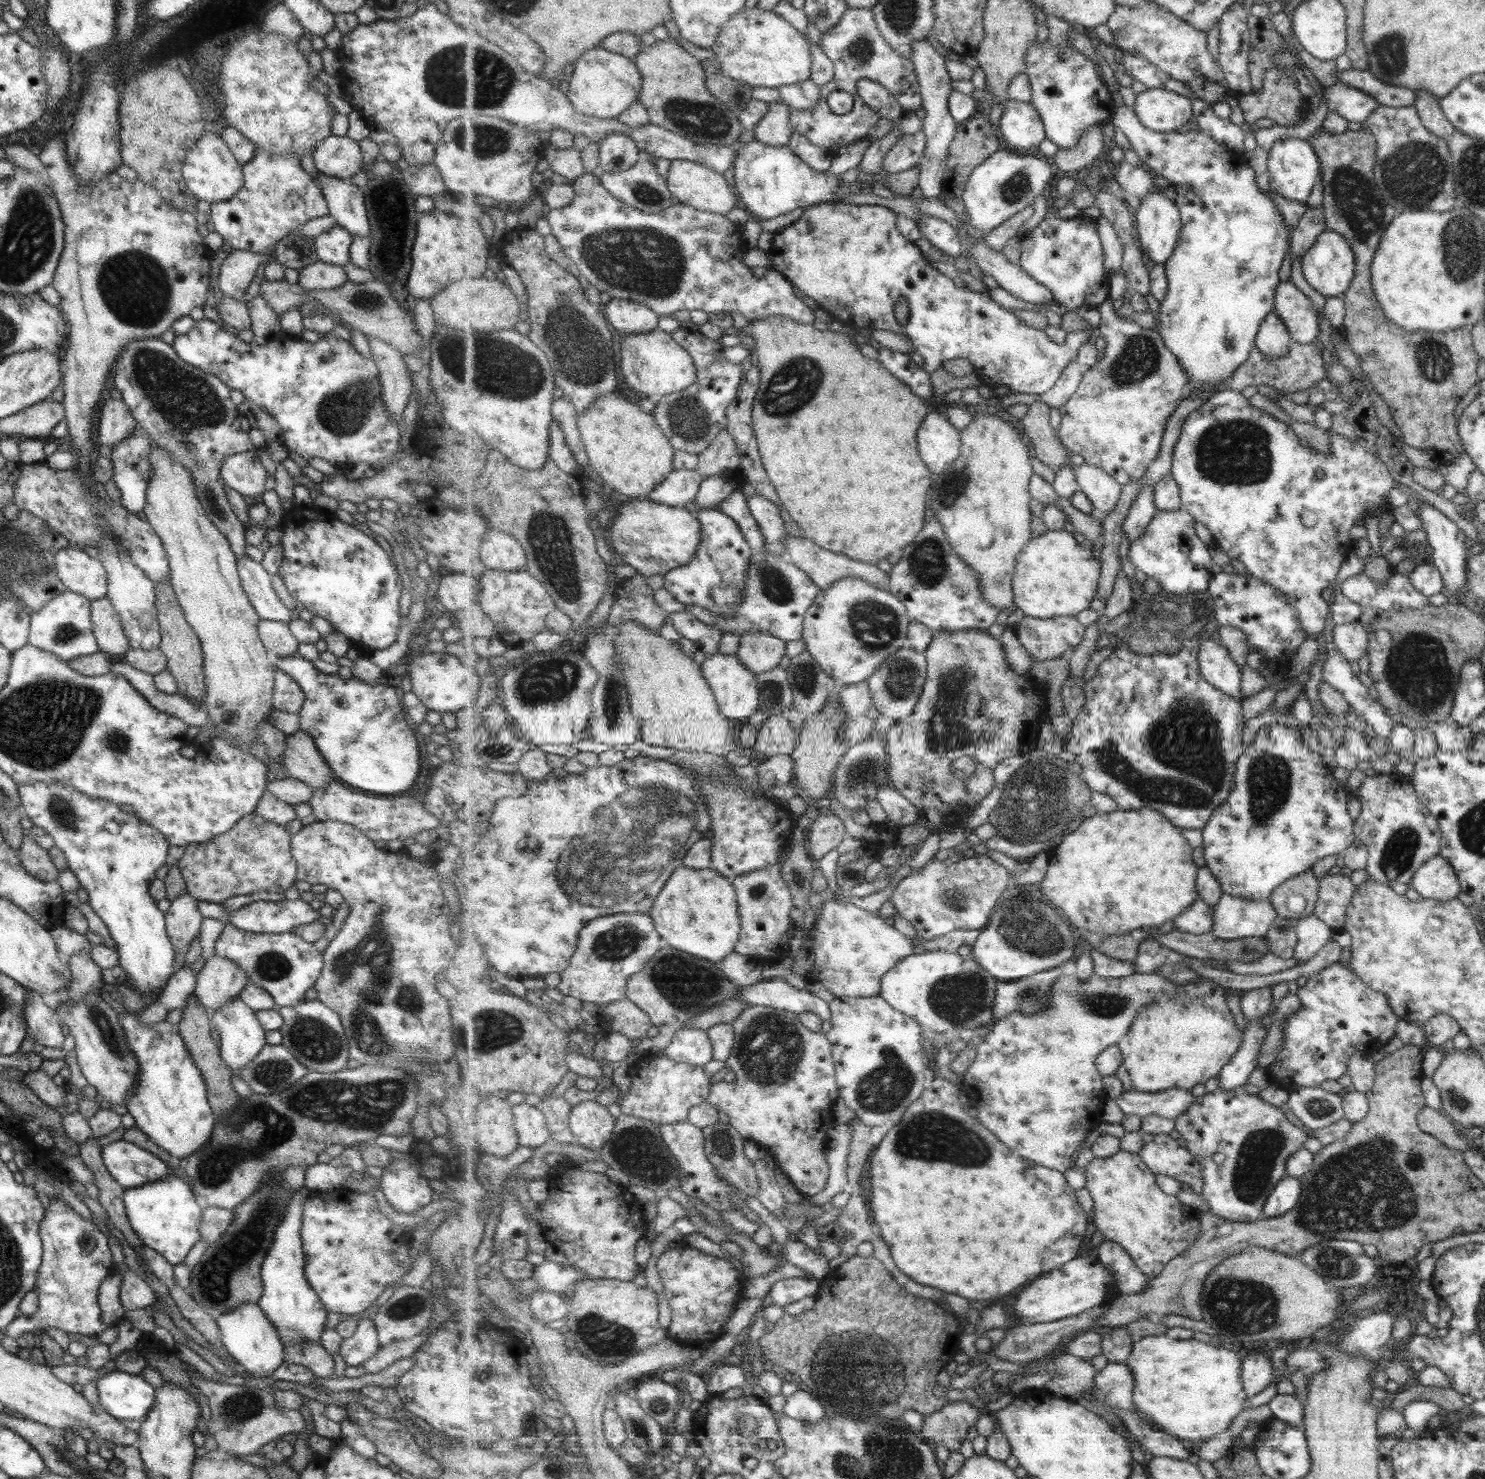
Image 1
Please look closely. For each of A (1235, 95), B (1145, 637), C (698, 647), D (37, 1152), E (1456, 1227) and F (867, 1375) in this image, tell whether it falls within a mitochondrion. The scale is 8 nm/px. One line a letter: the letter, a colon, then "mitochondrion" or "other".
A: other
B: mitochondrion
C: other
D: other
E: other
F: mitochondrion

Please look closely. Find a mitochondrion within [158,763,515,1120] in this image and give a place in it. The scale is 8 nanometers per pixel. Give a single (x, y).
(362, 968)

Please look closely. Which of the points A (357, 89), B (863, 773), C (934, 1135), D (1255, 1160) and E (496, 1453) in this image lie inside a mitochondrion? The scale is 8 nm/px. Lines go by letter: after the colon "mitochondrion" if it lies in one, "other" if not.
A: other
B: mitochondrion
C: mitochondrion
D: mitochondrion
E: other

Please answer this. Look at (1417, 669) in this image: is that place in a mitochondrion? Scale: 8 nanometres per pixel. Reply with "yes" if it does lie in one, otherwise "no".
yes

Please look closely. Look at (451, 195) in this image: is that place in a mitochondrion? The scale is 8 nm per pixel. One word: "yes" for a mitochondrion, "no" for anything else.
no

